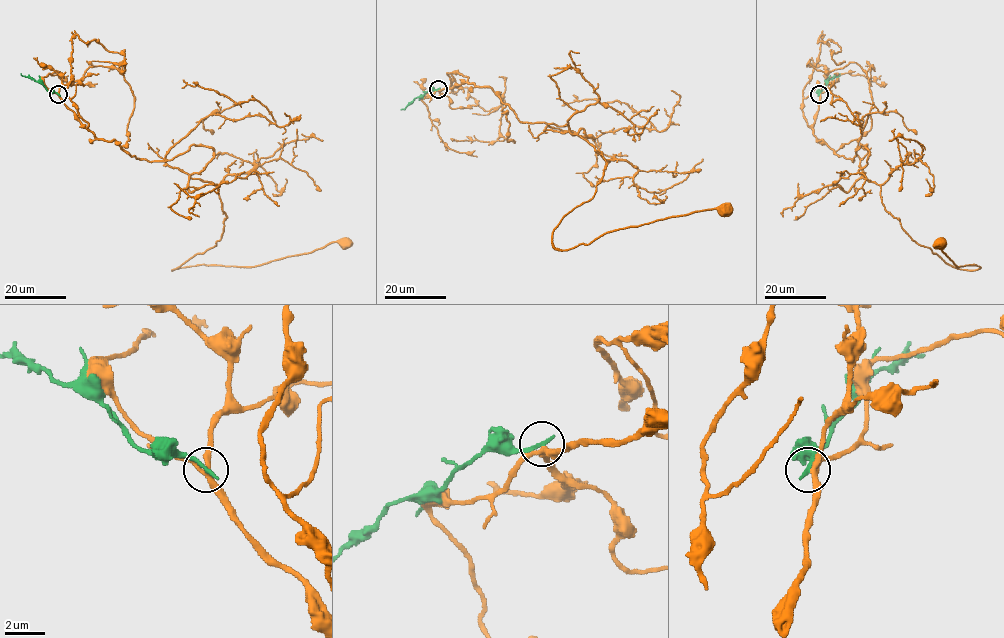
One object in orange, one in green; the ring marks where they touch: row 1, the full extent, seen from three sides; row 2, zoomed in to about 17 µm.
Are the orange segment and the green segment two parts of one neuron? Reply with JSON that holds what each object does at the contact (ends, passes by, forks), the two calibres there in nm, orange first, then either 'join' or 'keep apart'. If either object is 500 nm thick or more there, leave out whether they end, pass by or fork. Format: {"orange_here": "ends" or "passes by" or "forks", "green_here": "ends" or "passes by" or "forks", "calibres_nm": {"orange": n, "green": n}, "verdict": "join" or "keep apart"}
{"orange_here": "forks", "green_here": "ends", "calibres_nm": {"orange": 240, "green": 240}, "verdict": "keep apart"}

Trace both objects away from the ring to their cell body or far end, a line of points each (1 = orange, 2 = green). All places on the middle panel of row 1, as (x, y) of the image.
1: (438, 89), (490, 87), (520, 121), (593, 138), (570, 133), (607, 166), (552, 233), (555, 248), (724, 210)
2: (438, 88), (429, 90), (401, 109)

